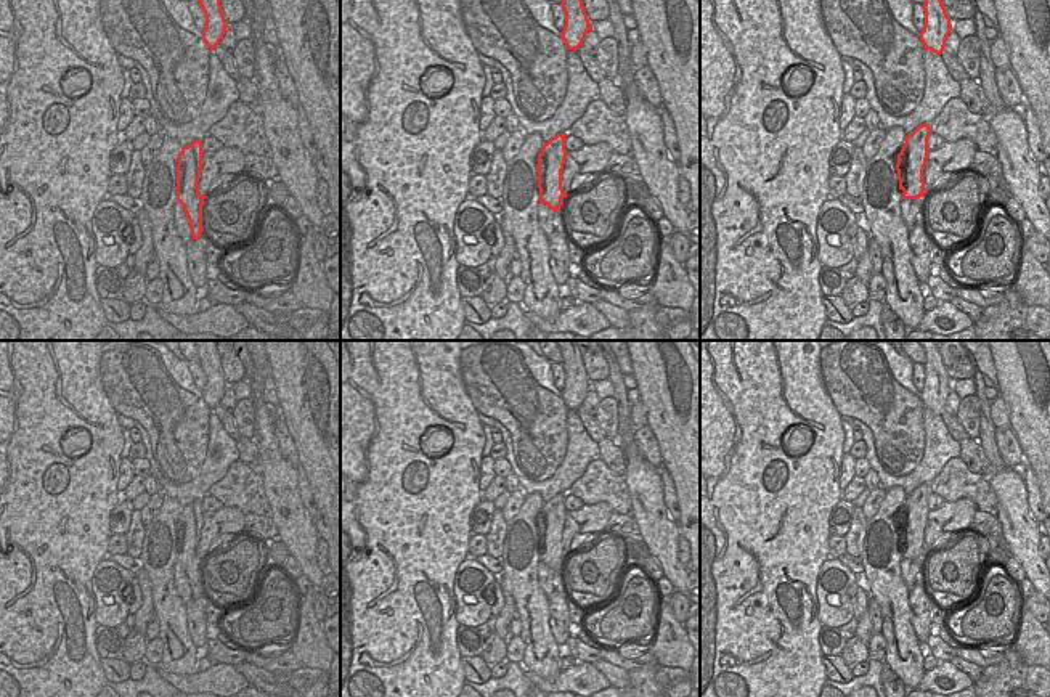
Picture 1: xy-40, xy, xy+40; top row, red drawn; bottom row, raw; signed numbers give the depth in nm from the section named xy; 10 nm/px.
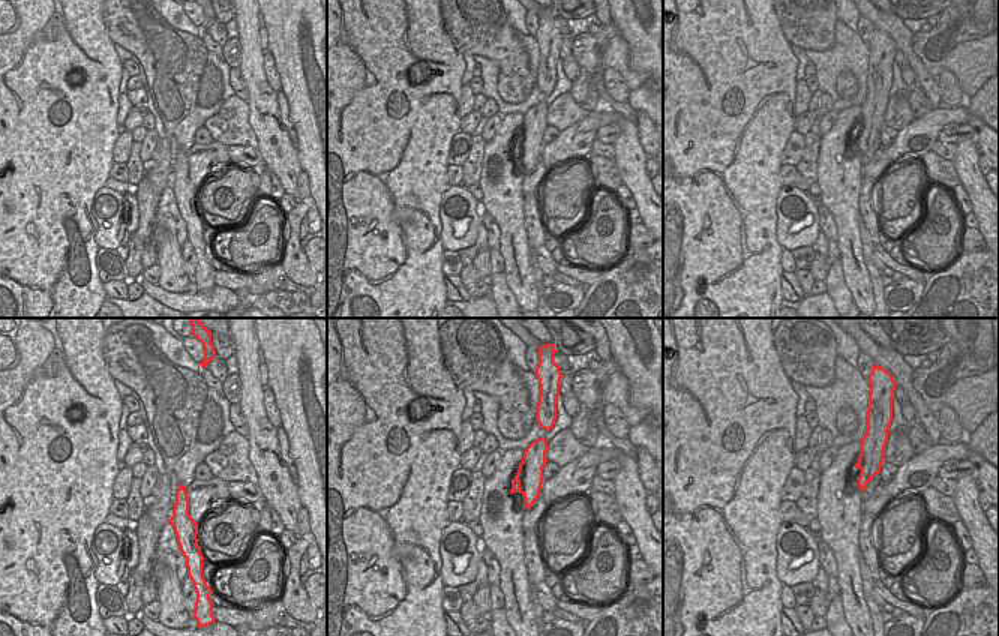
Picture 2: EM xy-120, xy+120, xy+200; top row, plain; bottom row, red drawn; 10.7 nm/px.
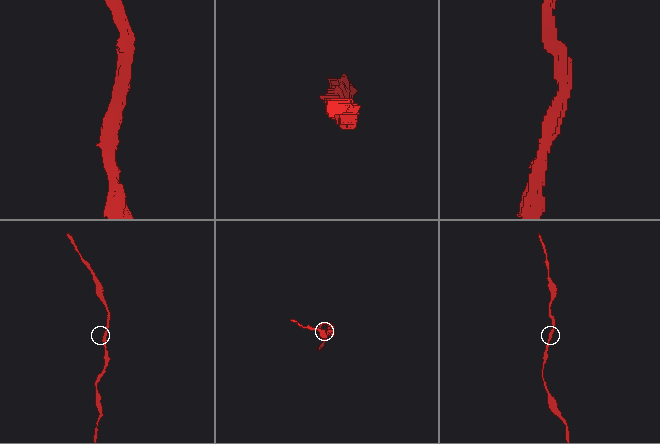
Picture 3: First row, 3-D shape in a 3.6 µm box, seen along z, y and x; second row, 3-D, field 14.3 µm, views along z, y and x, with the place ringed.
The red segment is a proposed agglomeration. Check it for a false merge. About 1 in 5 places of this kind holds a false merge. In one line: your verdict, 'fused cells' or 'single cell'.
single cell

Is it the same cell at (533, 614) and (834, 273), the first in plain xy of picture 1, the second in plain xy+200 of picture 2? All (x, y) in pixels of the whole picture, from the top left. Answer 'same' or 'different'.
different

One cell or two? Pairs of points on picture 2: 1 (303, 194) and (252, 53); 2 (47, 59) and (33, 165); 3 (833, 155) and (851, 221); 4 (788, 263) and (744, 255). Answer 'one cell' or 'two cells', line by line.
1: two cells
2: one cell
3: one cell
4: two cells

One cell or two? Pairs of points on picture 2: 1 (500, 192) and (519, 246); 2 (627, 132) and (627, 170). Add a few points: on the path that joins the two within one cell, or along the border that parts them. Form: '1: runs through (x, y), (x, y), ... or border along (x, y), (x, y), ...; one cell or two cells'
1: runs through (506, 206), (513, 233); one cell
2: runs through (627, 141), (627, 161); one cell

